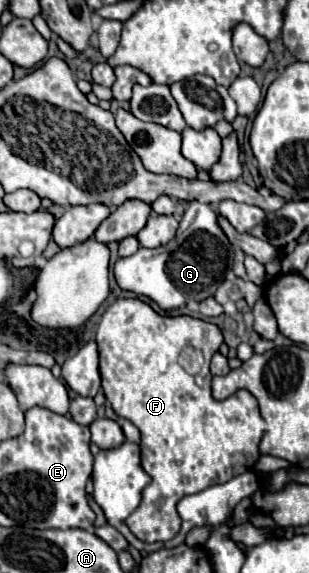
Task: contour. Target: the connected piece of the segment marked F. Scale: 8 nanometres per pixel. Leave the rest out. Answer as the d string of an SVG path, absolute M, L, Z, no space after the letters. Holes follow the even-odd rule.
M120 298L106 308L98 324L98 352L100 352L100 374L102 390L118 416L128 418L142 434L142 468L152 478L142 490L140 506L126 520L130 532L144 542L166 542L180 530L180 518L176 504L182 496L196 494L214 484L224 484L226 480L252 470L260 458L260 440L266 432L266 422L258 412L258 402L247 390L239 390L225 400L214 400L210 394L212 374L208 370L212 356L218 352L224 336L220 328L212 322L192 318L192 316L168 316L158 314L140 298ZM192 346L204 356L204 364L198 374L188 374L178 358L180 352Z

